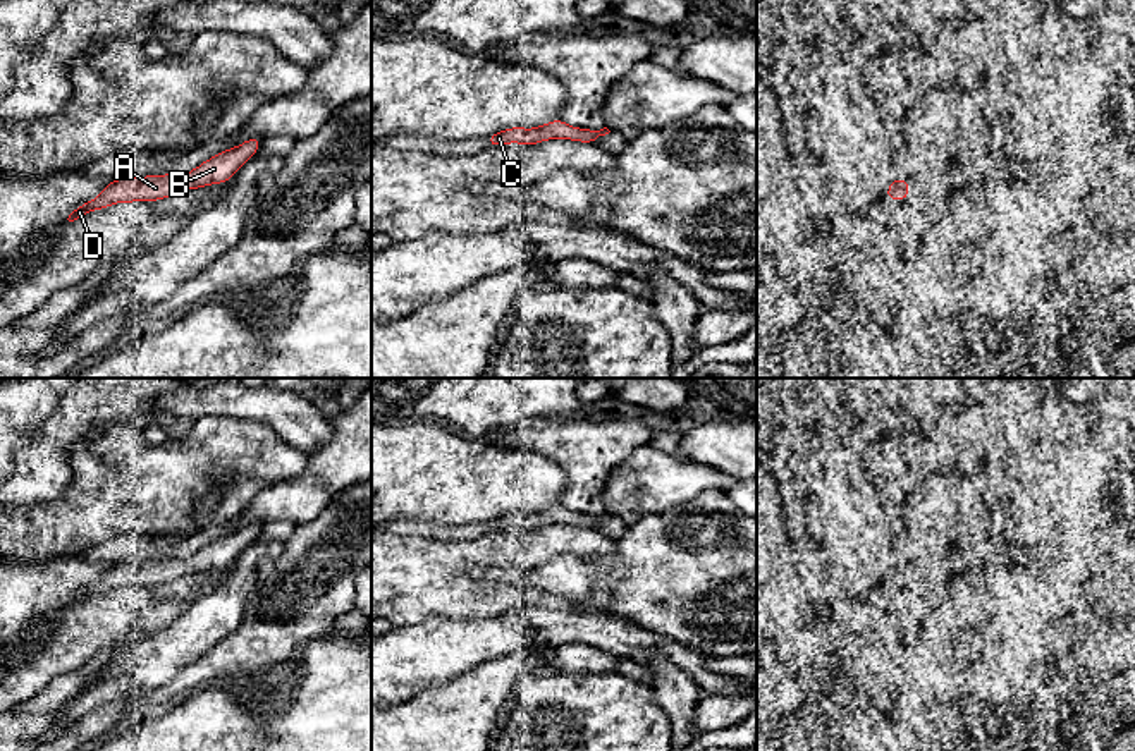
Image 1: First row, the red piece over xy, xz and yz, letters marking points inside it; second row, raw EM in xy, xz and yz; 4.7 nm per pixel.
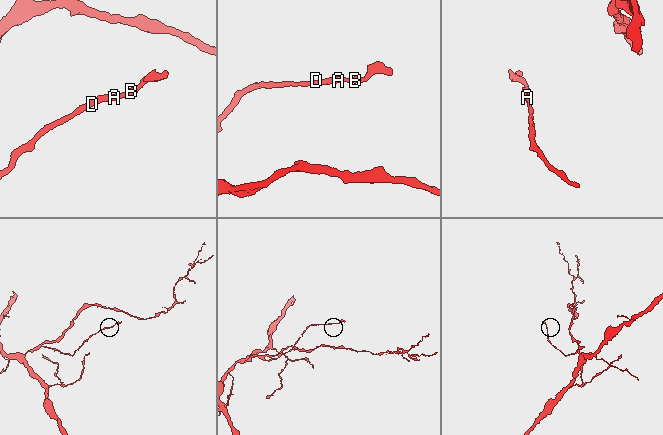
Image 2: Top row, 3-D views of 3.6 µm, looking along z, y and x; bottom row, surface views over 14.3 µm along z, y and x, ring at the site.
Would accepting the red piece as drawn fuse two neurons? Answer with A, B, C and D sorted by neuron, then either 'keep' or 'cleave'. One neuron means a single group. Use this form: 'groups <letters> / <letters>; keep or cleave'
groups A B C D; keep

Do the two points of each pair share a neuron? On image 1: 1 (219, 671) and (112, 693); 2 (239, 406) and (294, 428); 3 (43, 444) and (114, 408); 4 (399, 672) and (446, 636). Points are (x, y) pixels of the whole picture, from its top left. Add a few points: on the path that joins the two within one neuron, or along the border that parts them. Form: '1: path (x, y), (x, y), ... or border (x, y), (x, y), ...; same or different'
1: path (193, 677), (162, 700), (138, 700); same
2: path (253, 406), (272, 406), (281, 415); same
3: path (61, 427), (79, 408), (97, 408); same
4: path (411, 662), (434, 648); same

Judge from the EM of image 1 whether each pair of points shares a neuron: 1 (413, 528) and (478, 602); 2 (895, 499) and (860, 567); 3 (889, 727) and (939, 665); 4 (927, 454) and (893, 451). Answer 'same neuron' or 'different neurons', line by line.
1: different neurons
2: different neurons
3: different neurons
4: same neuron

